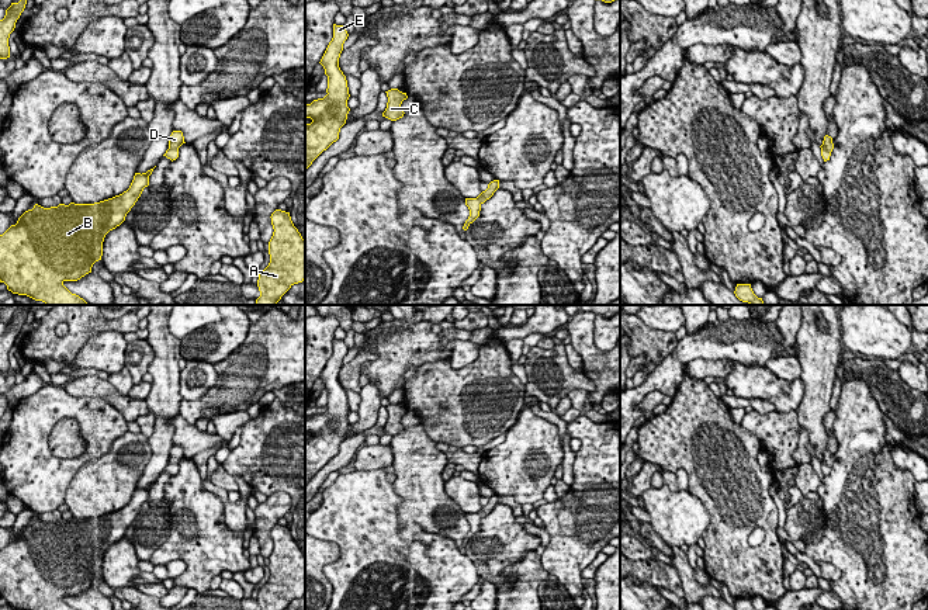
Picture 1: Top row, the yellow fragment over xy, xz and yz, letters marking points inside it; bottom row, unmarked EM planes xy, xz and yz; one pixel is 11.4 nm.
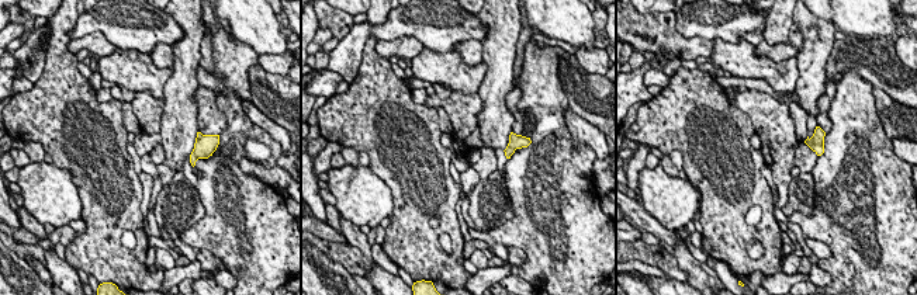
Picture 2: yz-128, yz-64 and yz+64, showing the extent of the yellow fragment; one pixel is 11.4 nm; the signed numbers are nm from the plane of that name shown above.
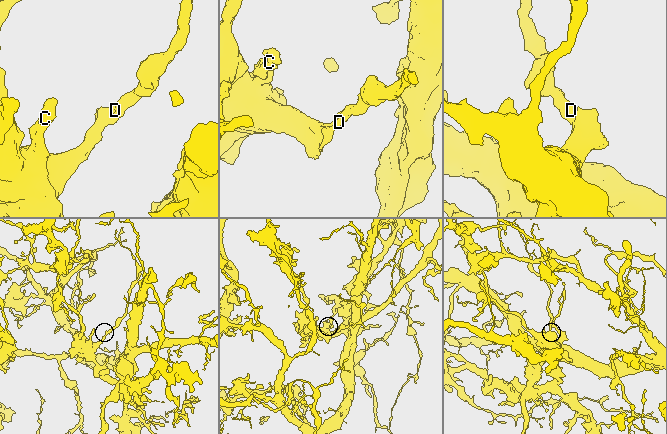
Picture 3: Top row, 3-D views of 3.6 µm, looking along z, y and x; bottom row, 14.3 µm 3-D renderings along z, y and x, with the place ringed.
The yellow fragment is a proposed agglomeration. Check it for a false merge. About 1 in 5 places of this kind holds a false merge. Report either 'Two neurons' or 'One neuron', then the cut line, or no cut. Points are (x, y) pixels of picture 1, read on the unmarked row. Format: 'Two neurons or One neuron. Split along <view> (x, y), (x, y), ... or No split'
One neuron. No split

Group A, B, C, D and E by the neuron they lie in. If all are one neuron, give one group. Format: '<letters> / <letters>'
A B C D E

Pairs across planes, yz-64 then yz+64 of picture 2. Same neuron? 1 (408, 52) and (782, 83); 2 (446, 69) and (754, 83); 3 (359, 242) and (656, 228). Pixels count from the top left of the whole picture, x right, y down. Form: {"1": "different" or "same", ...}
{"1": "different", "2": "different", "3": "different"}

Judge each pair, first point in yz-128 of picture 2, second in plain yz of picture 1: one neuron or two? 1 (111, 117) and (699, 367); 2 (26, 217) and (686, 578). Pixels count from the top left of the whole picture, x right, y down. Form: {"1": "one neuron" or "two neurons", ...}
{"1": "two neurons", "2": "one neuron"}

